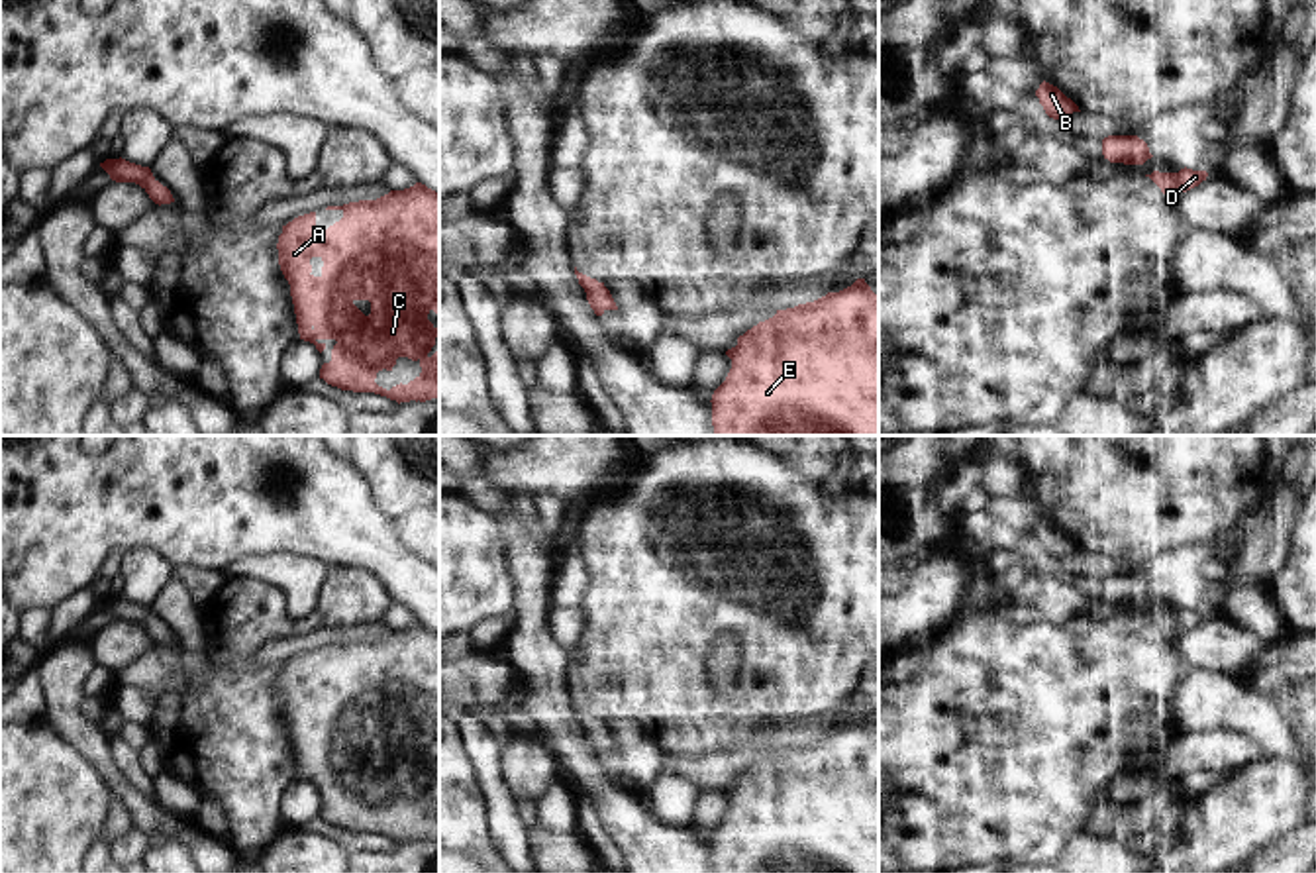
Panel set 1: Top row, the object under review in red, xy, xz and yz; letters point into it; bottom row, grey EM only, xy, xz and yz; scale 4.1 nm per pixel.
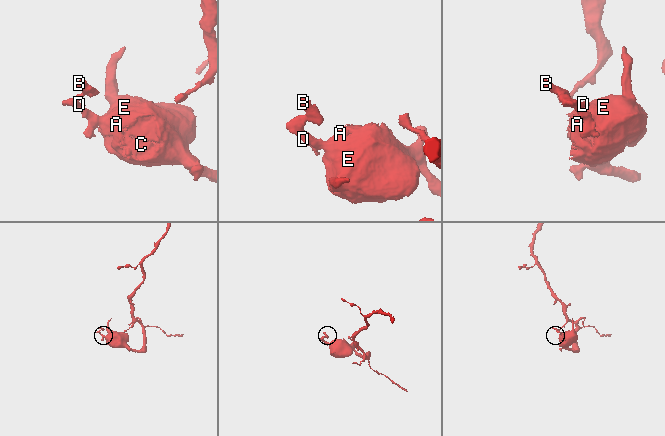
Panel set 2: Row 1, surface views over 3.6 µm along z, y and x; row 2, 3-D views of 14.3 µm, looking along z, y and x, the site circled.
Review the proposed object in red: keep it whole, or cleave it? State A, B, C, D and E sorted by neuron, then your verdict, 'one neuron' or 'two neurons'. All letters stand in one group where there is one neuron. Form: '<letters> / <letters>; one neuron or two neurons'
A B C D E; one neuron

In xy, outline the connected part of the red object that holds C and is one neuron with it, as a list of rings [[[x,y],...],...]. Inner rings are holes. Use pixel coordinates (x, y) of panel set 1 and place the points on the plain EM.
[[[416,622],[410,628],[404,630],[390,630],[388,634],[377,638],[377,640],[359,640],[349,642],[343,645],[328,645],[326,649],[341,649],[343,657],[324,669],[320,675],[316,673],[316,651],[304,653],[282,665],[282,673],[278,675],[278,704],[284,714],[284,718],[290,724],[290,736],[294,744],[296,763],[300,779],[310,781],[316,785],[316,789],[322,793],[326,789],[326,779],[335,779],[337,783],[331,789],[331,800],[324,802],[320,808],[320,818],[324,818],[328,824],[337,826],[341,830],[353,830],[353,832],[375,832],[380,836],[386,836],[390,840],[410,842],[410,840],[431,840],[439,838],[439,789],[430,796],[428,793],[437,783],[435,777],[439,775],[439,769],[428,759],[428,753],[433,749],[439,755],[439,634],[431,628],[428,628],[422,622]],[[398,796],[408,796],[412,800],[418,800],[422,806],[422,812],[410,820],[408,824],[396,824],[390,830],[379,826],[375,822],[377,812],[386,808],[392,810]]]

